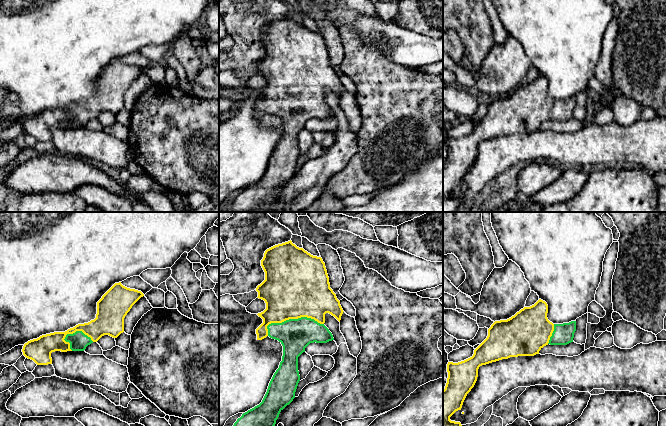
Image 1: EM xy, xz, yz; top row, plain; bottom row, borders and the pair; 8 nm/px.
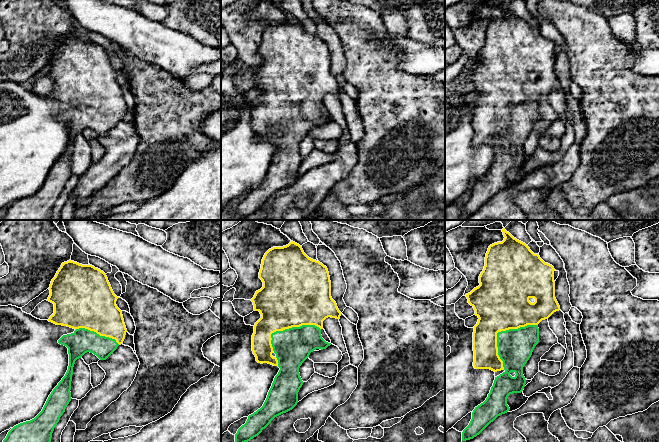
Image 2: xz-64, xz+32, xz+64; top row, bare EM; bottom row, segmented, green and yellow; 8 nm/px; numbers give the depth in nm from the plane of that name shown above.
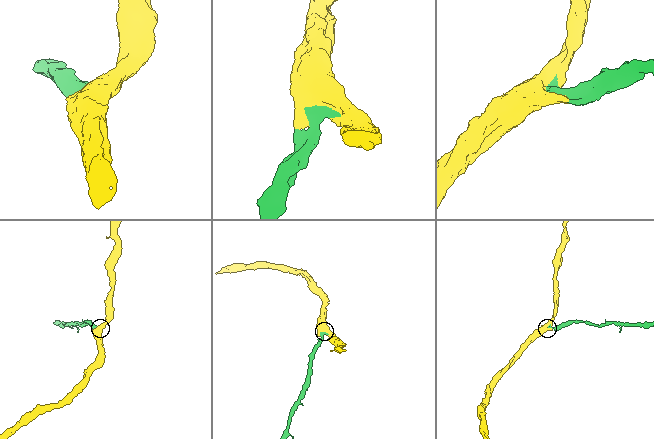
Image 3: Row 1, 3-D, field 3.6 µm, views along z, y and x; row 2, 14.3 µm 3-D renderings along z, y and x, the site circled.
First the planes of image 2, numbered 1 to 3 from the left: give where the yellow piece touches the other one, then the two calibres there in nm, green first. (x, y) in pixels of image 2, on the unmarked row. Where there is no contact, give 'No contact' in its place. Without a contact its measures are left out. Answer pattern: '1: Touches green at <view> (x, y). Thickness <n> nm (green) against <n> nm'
1: Touches green at xz-64 (96, 109). Thickness 190 nm (green) against 420 nm
2: Touches green at xz+32 (287, 105). Thickness 300 nm (green) against 460 nm
3: Touches green at xz+64 (499, 108). Thickness 280 nm (green) against 440 nm

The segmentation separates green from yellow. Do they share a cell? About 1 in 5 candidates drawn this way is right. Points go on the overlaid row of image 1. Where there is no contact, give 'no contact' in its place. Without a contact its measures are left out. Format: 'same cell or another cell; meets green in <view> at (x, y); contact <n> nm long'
same cell; meets green in xz at (294, 319); contact 460 nm long

